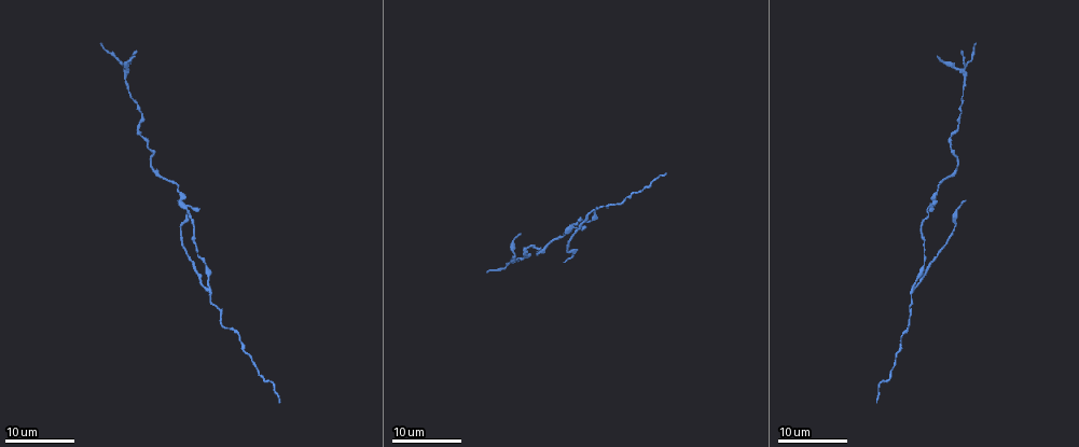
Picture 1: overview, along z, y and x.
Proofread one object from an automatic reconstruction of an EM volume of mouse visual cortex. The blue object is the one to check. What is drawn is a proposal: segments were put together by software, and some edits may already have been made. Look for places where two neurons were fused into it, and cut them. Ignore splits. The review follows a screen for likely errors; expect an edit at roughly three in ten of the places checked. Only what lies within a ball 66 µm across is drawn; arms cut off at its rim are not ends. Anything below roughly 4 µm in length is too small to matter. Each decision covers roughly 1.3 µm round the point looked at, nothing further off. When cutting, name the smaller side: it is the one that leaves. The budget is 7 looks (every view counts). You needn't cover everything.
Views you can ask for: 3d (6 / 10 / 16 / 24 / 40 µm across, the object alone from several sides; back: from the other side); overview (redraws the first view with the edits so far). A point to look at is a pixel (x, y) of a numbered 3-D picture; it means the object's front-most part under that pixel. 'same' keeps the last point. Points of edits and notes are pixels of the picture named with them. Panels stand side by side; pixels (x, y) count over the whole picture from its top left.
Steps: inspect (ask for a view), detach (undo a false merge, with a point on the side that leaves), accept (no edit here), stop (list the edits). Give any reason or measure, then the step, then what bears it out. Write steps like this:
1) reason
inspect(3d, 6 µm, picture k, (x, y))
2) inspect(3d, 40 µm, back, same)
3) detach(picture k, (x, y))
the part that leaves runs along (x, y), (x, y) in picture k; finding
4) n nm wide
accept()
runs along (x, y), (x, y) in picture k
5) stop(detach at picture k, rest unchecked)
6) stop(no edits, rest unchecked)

three-way junction
inspect(3d, 24 µm, picture 1, (185, 207))

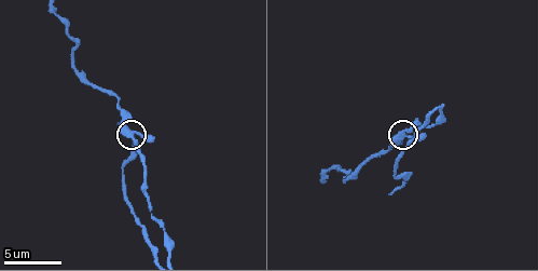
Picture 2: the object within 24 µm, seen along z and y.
closer look
inspect(3d, 10 µm, picture 2, (132, 135))

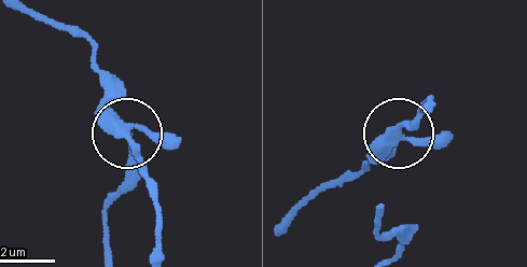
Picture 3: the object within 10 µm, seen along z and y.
3 arms
accept()
runs along (148, 182), (139, 150), (115, 114), (111, 80), (95, 61) in picture 3; continuous, no second neuron

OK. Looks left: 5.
arms run side by side
inspect(3d, 6 µm, picture 2, (436, 107))

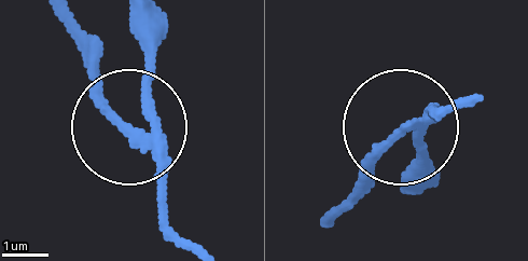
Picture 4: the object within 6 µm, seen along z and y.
inspect(3d, 6 µm, back, picture 4, (133, 133))

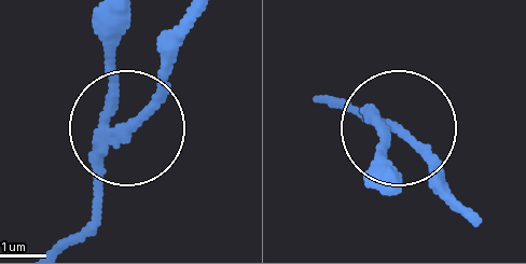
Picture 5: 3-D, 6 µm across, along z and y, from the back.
side arm 18 µm
detach(picture 5, (147, 108))
the part that leaves runs along (101, 146), (143, 110), (190, 17) in picture 5; a second neuron is stuck on

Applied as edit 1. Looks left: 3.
looks like a crossing
inspect(3d, 24 µm, picture 1, (960, 70))

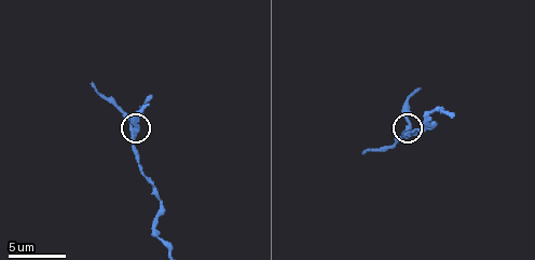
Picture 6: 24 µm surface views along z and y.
inspect(3d, 10 µm, same)

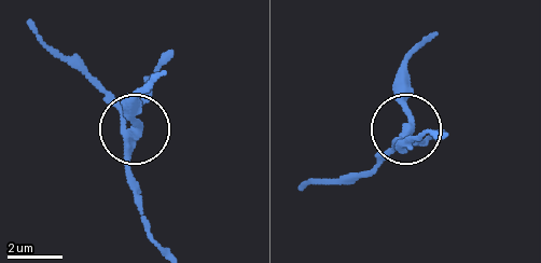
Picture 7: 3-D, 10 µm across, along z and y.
inspect(3d, 6 µm, picture 7, (408, 134))

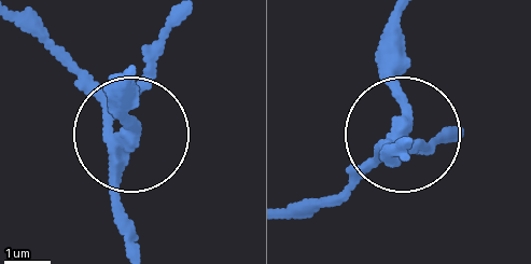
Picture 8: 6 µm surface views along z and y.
4 arms
detach(picture 8, (121, 123))
two neurons meet here

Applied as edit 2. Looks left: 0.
stop(detach at picture 5, detach at picture 8, rest unchecked)

